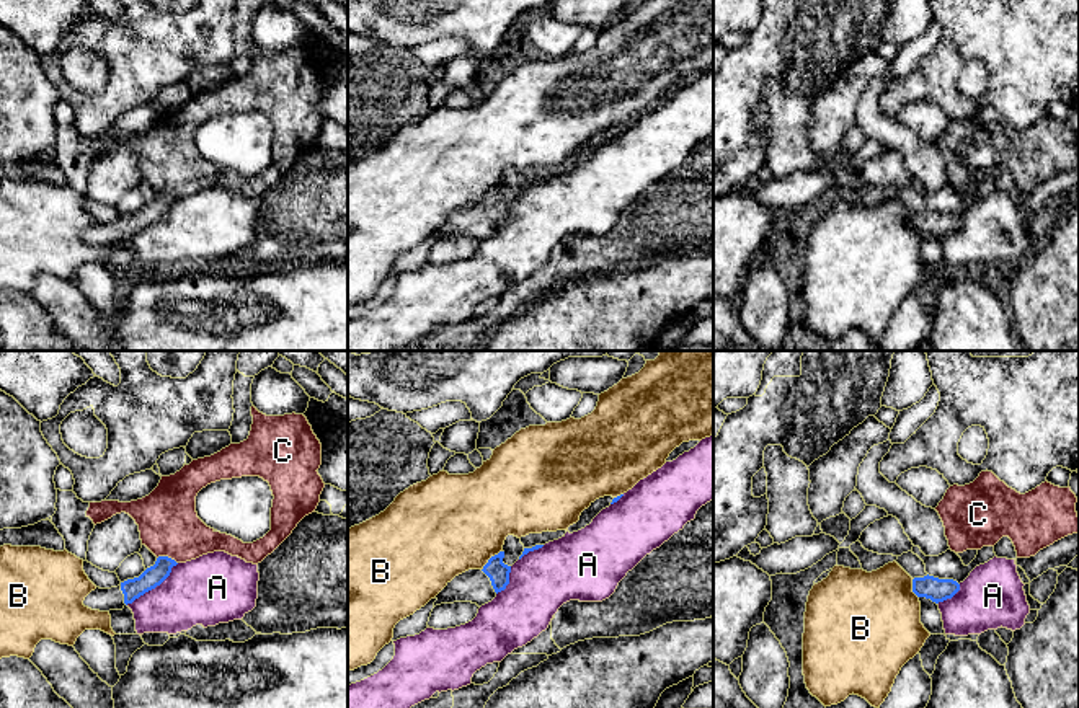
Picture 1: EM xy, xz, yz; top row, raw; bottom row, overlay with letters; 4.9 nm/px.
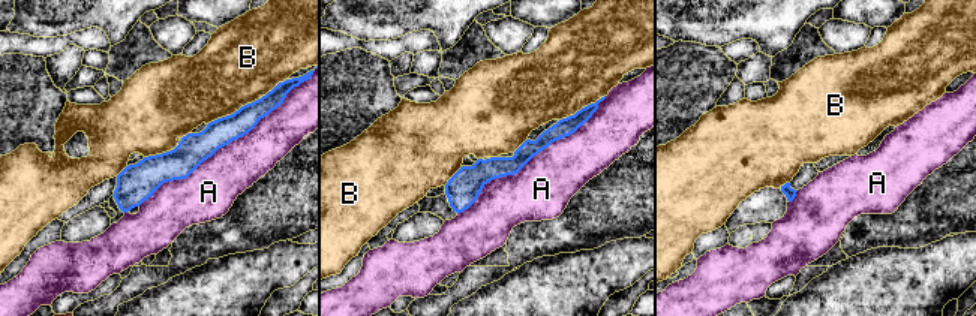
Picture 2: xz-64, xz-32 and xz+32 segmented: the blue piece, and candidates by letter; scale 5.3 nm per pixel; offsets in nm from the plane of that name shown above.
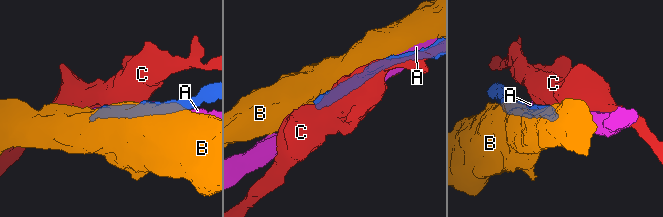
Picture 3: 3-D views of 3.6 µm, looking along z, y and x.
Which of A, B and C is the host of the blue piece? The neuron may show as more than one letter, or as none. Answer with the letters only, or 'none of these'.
none of these

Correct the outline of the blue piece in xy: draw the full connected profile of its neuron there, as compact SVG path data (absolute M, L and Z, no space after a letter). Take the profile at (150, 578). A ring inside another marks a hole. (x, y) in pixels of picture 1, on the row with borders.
M158 556L155 564L147 568L139 577L127 579L111 589L96 587L85 597L83 605L100 612L122 610L127 604L160 586L176 564L168 556Z

